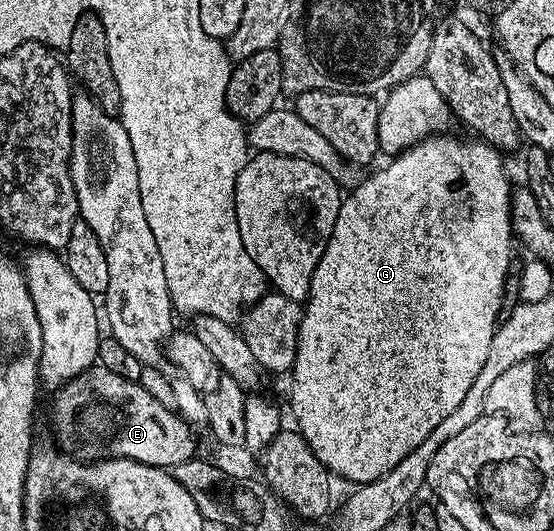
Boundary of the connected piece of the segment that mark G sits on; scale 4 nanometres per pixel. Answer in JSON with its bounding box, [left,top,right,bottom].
[289,133,513,485]

